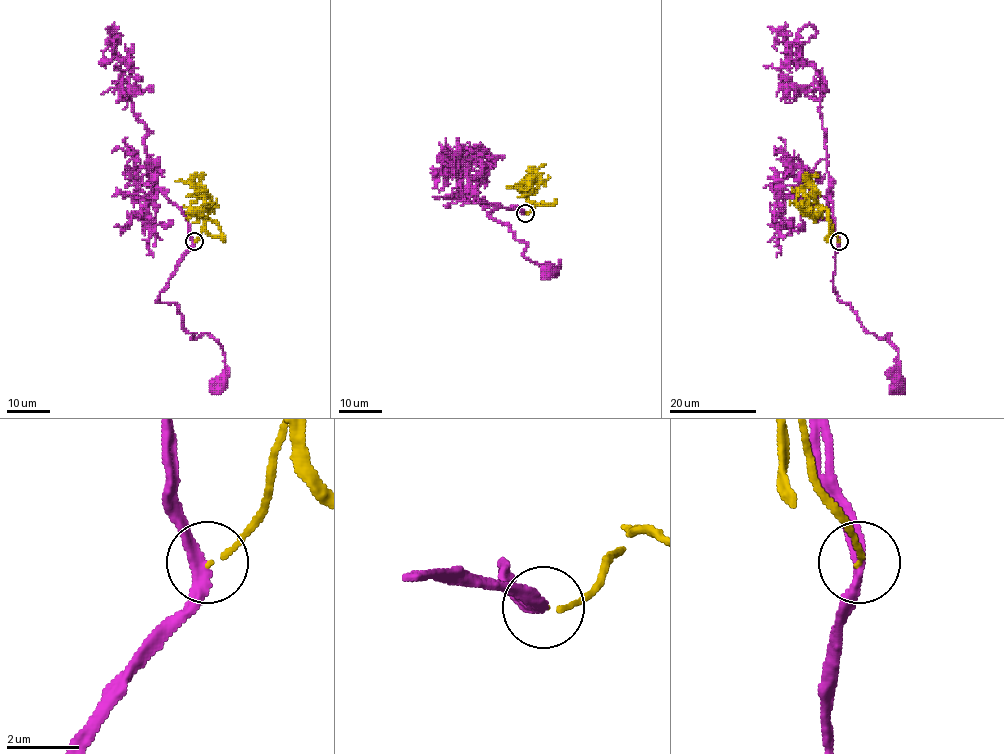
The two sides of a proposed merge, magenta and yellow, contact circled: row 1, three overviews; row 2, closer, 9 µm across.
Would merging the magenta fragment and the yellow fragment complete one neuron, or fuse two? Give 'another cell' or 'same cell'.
another cell

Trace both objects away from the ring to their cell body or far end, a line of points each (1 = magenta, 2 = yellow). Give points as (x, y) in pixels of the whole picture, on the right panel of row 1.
1: (839, 241), (832, 286), (866, 331), (881, 339), (889, 333), (888, 341), (896, 350), (899, 386)
2: (839, 241), (824, 209), (811, 214), (797, 201), (802, 190), (808, 197), (808, 182), (814, 181)

